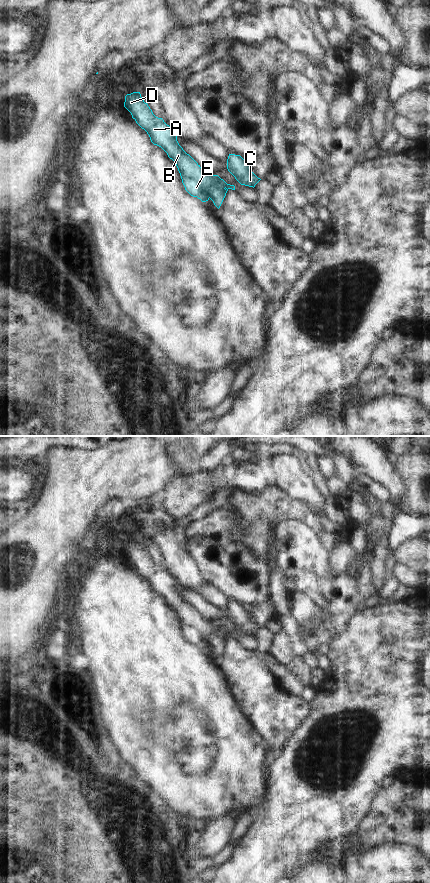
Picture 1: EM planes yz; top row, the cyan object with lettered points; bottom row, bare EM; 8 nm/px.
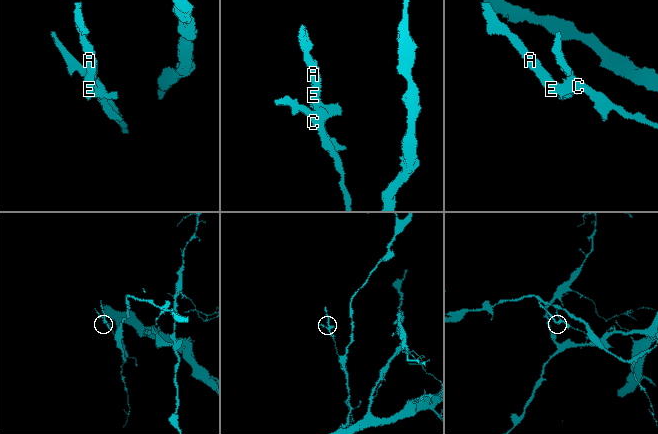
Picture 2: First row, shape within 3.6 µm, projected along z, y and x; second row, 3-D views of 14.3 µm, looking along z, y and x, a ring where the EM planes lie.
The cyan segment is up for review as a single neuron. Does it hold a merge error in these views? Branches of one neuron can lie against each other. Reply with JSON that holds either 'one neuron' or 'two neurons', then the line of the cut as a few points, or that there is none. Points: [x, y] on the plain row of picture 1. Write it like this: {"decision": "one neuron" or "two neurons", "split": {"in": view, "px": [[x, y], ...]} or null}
{"decision": "one neuron", "split": null}

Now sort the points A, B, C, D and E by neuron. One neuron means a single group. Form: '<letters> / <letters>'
A B C D E

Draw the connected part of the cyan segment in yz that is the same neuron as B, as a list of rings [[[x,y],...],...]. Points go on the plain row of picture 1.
[[[140,540],[127,542],[124,555],[131,561],[136,571],[147,580],[151,590],[161,595],[175,610],[185,638],[202,650],[211,647],[219,657],[227,639],[235,638],[235,634],[227,632],[218,623],[203,619],[200,613],[179,593],[173,576],[162,566],[153,562]]]

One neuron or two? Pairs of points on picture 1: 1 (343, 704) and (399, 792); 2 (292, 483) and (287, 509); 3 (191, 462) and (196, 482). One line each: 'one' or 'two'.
1: two
2: two
3: two

